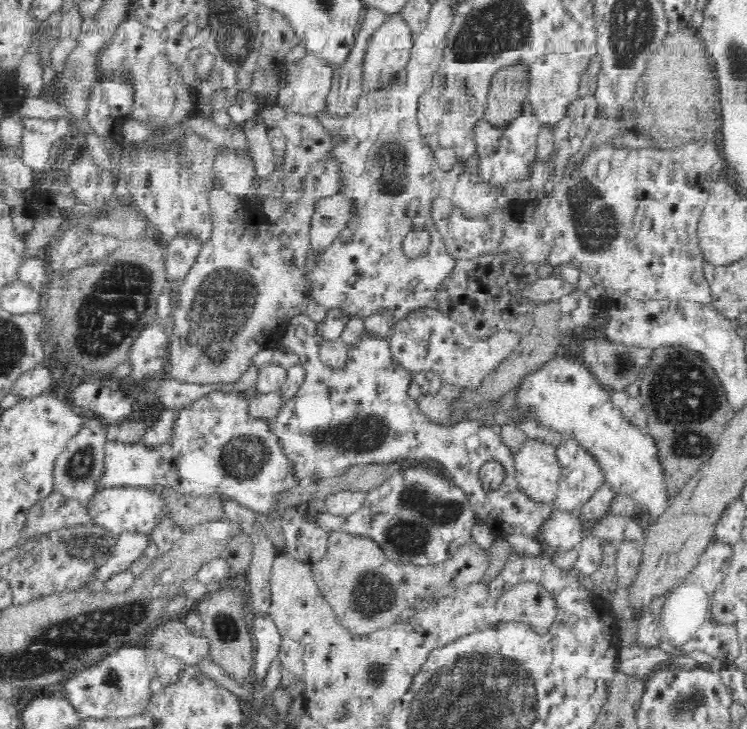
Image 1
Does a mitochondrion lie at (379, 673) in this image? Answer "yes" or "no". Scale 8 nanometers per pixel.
yes

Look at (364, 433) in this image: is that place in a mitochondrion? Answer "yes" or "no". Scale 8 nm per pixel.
yes

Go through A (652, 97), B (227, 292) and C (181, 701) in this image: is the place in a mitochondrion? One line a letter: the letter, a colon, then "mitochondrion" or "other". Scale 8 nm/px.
A: other
B: mitochondrion
C: other

